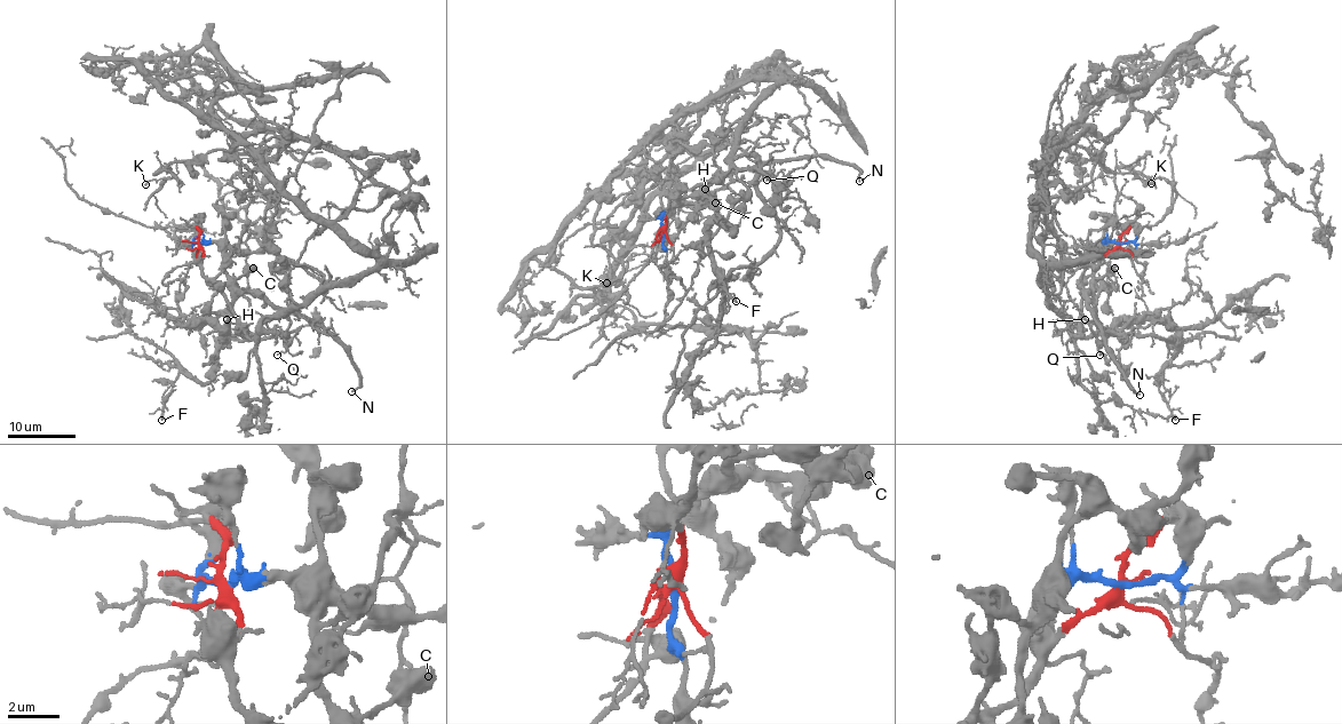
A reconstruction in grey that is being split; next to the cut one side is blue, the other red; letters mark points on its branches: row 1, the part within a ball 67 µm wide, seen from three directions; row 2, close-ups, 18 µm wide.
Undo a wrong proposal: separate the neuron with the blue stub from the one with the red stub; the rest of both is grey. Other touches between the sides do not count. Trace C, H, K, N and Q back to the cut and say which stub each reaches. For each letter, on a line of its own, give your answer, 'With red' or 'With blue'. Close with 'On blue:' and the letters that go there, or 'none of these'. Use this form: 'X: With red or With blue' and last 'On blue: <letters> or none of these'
C: With blue
H: With blue
K: With red
N: With blue
Q: With blue
On blue: C, H, N, Q

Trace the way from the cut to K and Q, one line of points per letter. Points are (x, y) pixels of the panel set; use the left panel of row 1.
K: (199, 244), (206, 280), (251, 340), (323, 276), (283, 265), (264, 232), (278, 180), (240, 145), (145, 184)
Q: (199, 244), (219, 245), (227, 278), (241, 291), (259, 293), (286, 312), (290, 344), (286, 351), (277, 355)

